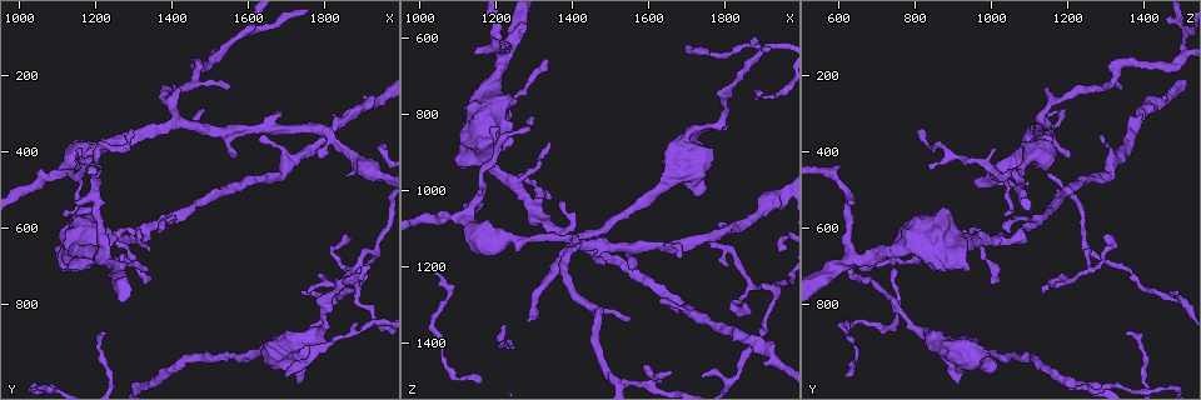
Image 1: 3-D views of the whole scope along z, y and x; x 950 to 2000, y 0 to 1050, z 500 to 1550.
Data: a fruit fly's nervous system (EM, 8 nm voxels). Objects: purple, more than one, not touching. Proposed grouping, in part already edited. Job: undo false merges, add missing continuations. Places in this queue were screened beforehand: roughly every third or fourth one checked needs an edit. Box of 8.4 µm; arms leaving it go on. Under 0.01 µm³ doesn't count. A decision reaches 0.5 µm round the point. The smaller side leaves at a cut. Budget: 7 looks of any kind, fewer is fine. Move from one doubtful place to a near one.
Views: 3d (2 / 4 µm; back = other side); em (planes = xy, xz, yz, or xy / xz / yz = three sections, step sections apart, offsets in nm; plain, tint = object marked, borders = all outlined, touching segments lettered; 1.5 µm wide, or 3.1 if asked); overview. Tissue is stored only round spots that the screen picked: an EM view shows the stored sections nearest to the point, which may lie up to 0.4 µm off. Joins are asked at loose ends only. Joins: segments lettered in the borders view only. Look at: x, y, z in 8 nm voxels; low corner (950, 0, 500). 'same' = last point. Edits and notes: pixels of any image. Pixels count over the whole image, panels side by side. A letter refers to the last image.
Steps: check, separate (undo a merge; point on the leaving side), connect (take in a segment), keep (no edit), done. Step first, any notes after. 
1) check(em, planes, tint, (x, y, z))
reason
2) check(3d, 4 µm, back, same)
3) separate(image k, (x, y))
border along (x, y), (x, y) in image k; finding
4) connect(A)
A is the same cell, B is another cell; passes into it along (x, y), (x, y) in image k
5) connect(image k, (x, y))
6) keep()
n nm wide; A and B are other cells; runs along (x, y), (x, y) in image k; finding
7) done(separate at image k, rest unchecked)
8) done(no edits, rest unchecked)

check(em, planes, borders, (1345, 735, 1025))
thin end

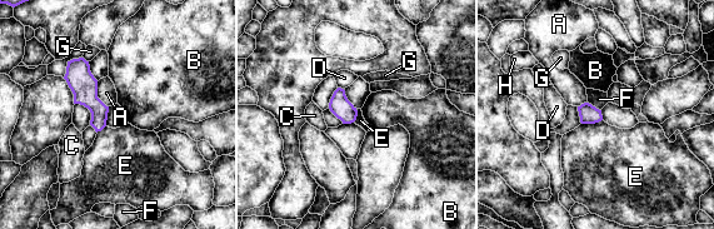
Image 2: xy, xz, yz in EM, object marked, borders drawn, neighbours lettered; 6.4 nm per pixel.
keep()
120 nm wide; A, B, C, D, E, F, G and H are other cells; border along (602, 119), (582, 124) in image 2; no lettered segment goes on from it

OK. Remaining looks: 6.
check(em, planes, borders, (1210, 450, 845))
free end

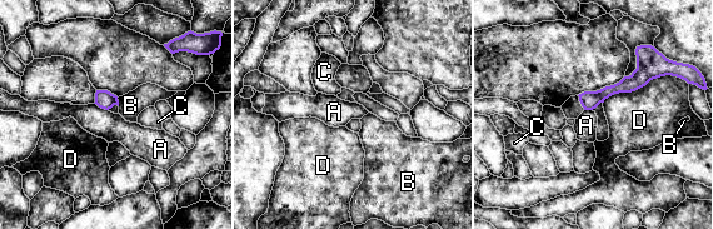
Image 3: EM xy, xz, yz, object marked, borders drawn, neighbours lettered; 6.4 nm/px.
keep()
A, B, C and D are other cells; border along (116, 98), (119, 105) in image 3; no lettered segment goes on from it

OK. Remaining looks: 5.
check(em, planes, borders, (1555, 235, 1325))
tapers out

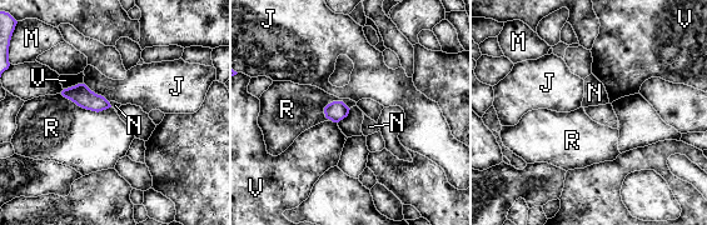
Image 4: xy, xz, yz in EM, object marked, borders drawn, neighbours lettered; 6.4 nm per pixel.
keep()
J, M, N, R and V are other cells; none of them fits

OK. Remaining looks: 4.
done(no edits, rest unchecked)

